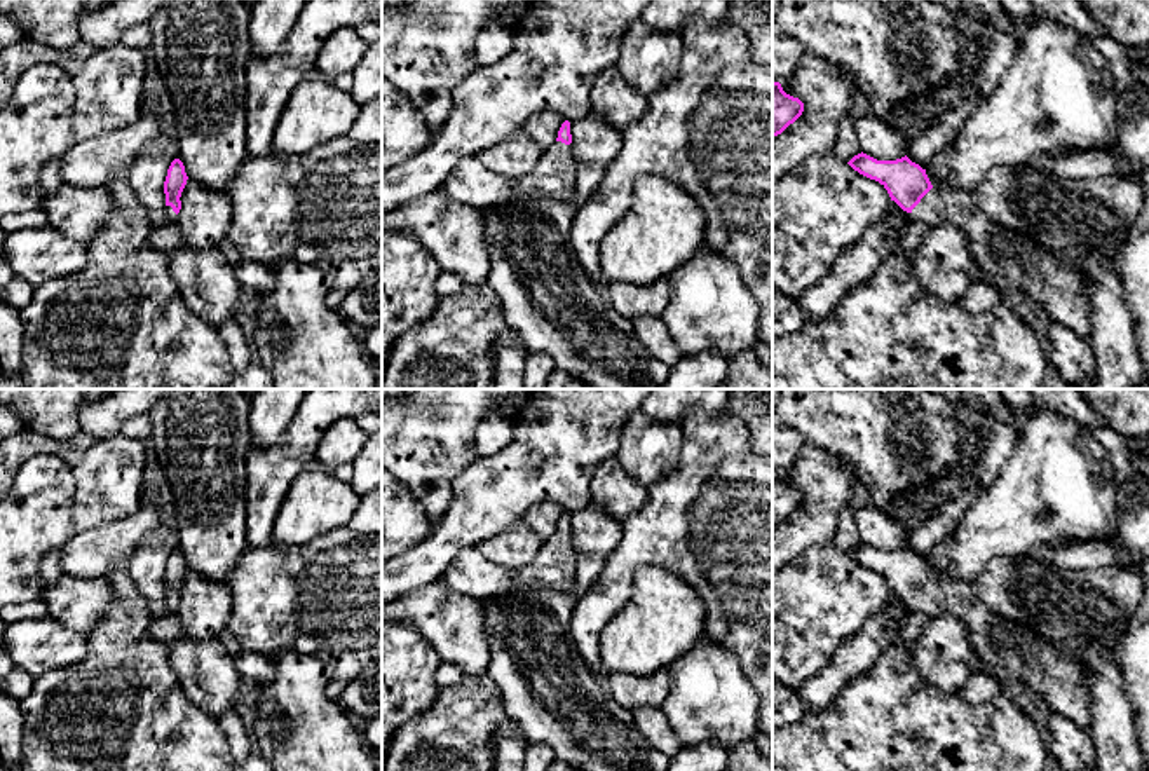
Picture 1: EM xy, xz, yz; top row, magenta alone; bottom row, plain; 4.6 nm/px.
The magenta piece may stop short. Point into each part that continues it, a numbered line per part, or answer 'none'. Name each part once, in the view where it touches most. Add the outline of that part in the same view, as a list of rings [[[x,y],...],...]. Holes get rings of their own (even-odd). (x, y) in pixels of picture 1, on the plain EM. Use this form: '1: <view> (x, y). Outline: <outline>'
1: yz (1013, 653). Outline: [[[933,577],[910,605],[929,617],[950,614],[964,621],[978,668],[1023,684],[1053,712],[1090,731],[1090,691],[1079,654],[999,617],[976,598],[971,583],[966,581]]]

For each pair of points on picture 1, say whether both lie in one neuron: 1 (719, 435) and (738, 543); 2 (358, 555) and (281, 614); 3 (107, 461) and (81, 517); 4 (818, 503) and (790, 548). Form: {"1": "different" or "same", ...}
{"1": "same", "2": "same", "3": "same", "4": "same"}

